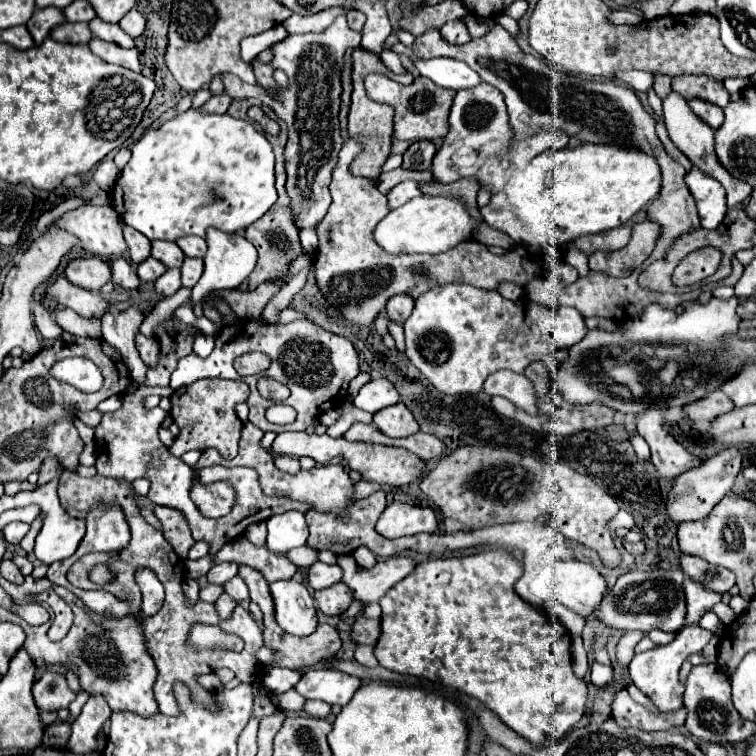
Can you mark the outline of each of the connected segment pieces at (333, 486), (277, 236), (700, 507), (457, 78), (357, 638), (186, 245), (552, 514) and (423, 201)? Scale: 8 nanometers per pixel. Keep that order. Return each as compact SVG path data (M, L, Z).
M246 422L246 426L242 428L242 438L240 438L240 450L238 456L234 460L226 460L222 458L216 450L206 450L202 452L200 462L196 464L196 470L200 470L202 466L214 466L214 464L226 464L226 466L250 466L257 470L259 474L259 482L262 492L266 496L276 496L276 498L290 498L296 502L310 502L312 510L316 512L324 512L324 514L334 514L340 520L348 518L348 504L352 504L352 494L354 494L354 482L350 480L350 476L344 472L344 468L340 464L330 464L330 466L316 466L312 470L300 470L298 474L286 474L282 470L278 470L274 466L272 454L268 450L262 450L258 446L260 438L264 436L264 432L260 428L256 428L254 424Z
M278 120L282 132L278 138L272 138L268 136L270 144L274 146L274 154L276 154L276 190L278 190L278 200L276 204L260 218L256 220L252 226L246 228L246 240L254 244L254 248L258 250L258 262L256 262L256 268L252 270L252 274L248 276L246 284L250 290L254 290L258 284L262 284L264 280L270 280L270 278L276 278L284 272L284 268L288 266L288 260L296 258L298 254L302 254L302 248L300 248L300 240L298 240L298 228L294 226L294 216L288 208L288 196L284 192L284 182L286 182L286 172L284 172L284 146L286 146L286 140L288 140L288 128L282 120Z
M726 448L716 456L704 460L698 468L692 468L678 476L672 492L668 494L668 514L674 522L686 520L702 520L710 510L722 500L722 496L732 488L734 478L742 470L742 450Z
M428 58L428 60L413 60L420 76L430 78L434 84L450 90L460 88L476 88L482 84L476 70L472 70L468 64L452 58Z
M360 614L352 624L350 634L356 644L376 644L380 636L380 620L370 620Z
M184 236L176 240L176 244L188 258L202 258L206 254L206 240L200 236Z
M460 446L450 456L444 456L436 468L420 480L420 490L444 516L462 522L470 530L522 520L546 522L569 539L598 552L606 568L616 568L622 562L606 530L606 520L618 512L616 500L592 478L560 462L536 460L508 448Z
M418 196L408 204L390 210L390 214L378 222L374 228L374 240L388 254L440 254L462 240L468 240L474 232L476 224L468 216L464 204L460 200L442 198L442 196Z

